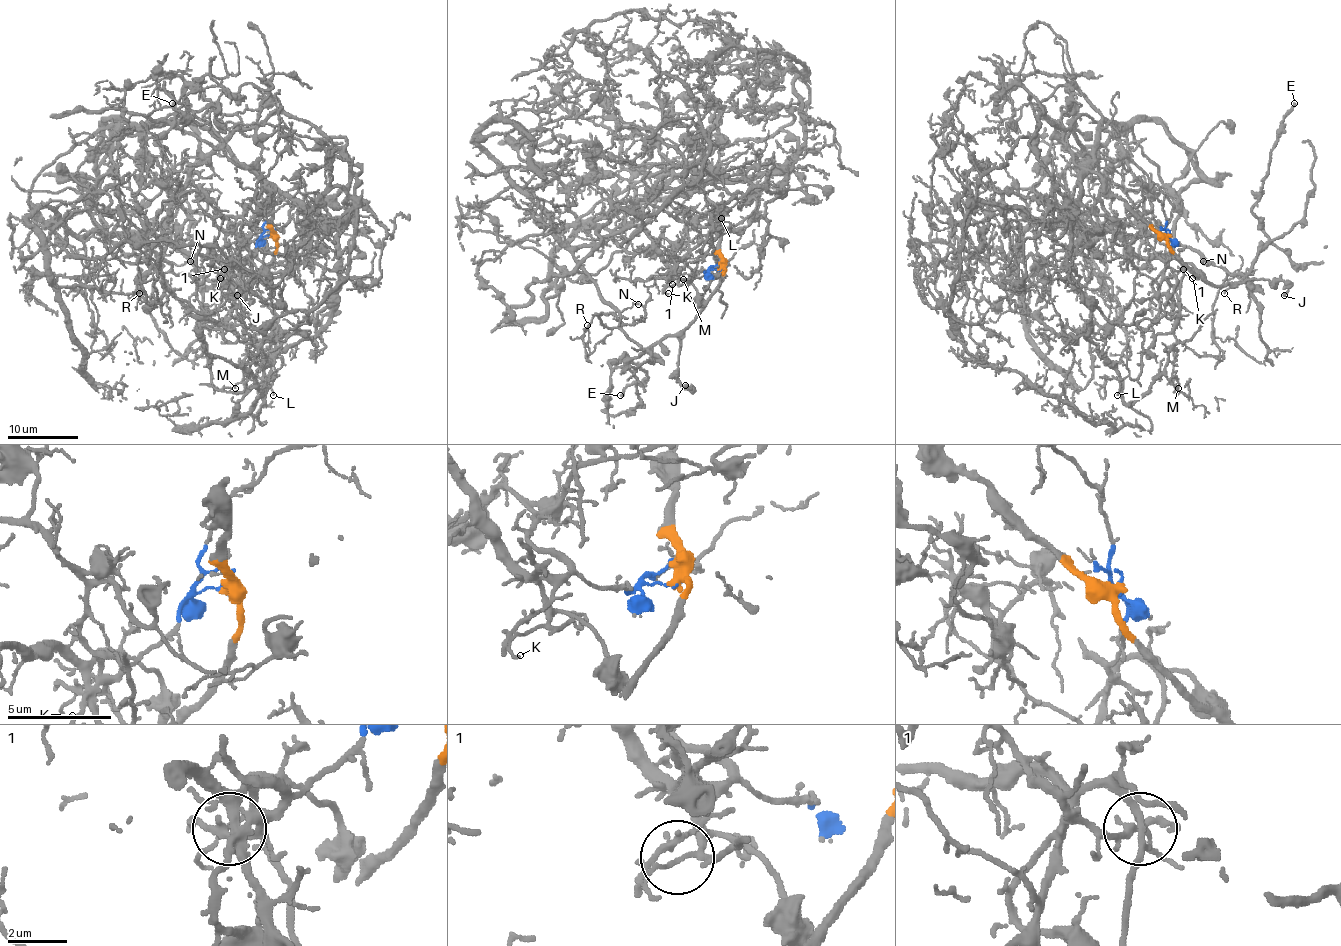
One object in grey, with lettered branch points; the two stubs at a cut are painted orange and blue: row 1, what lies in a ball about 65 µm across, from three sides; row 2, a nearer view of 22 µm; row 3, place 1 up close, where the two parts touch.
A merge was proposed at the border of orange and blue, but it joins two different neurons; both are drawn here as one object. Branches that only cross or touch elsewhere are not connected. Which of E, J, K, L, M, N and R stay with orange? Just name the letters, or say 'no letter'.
E, J, K, L, M, N, R

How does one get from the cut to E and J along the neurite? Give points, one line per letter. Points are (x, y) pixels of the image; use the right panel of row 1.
E: (1169, 234), (1167, 246), (1195, 274), (1215, 285), (1238, 283), (1266, 246), (1264, 225), (1252, 209), (1294, 102)
J: (1169, 234), (1167, 246), (1215, 285), (1232, 285), (1248, 279), (1280, 281), (1287, 285), (1283, 295)

